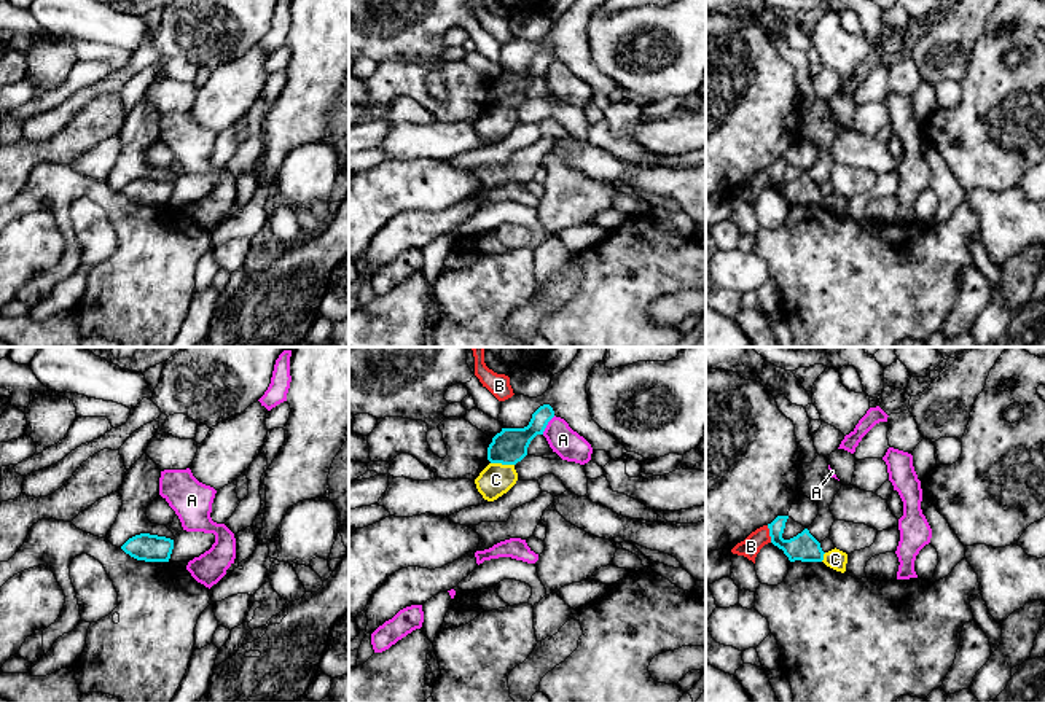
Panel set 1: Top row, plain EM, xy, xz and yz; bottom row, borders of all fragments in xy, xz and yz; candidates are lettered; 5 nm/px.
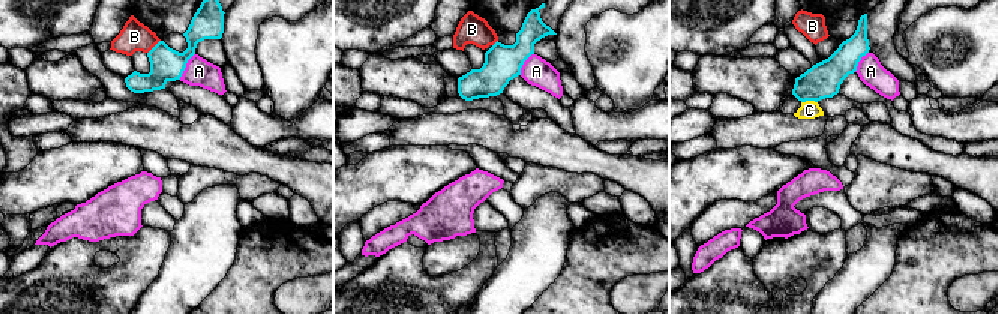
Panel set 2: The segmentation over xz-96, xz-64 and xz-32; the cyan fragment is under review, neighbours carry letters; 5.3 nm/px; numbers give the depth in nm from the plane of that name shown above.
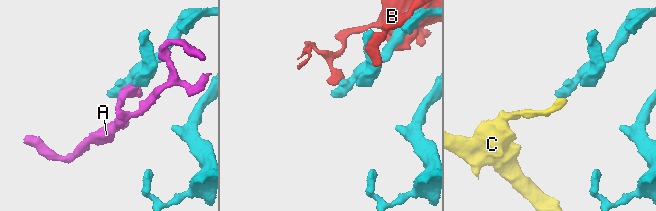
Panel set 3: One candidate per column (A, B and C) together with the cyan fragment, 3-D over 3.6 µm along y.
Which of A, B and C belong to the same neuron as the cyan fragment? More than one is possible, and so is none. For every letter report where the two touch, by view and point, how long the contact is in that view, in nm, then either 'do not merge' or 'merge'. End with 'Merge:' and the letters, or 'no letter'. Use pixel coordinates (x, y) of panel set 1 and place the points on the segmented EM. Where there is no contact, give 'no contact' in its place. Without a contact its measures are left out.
A: xz (547, 424) | 120 nm | do not merge
B: yz (770, 534) | 90 nm | do not merge
C: xz (502, 464) | 120 nm | do not merge
Merge: no letter

